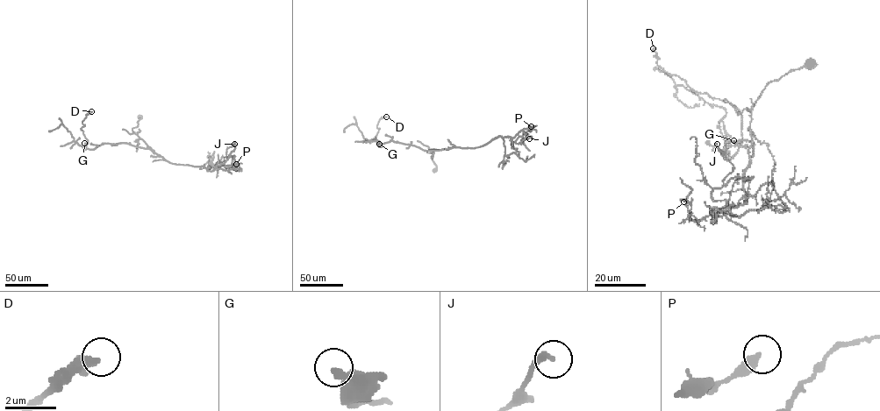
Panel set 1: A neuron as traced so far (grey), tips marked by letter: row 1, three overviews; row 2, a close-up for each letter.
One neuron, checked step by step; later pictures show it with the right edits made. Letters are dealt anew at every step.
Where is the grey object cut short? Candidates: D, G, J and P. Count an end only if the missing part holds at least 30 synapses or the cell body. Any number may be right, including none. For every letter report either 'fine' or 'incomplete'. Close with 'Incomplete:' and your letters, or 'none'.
D: fine
G: fine
J: fine
P: fine
Incomplete: none

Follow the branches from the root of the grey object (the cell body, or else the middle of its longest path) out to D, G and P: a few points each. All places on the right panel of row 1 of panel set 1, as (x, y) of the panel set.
D: (810, 64), (753, 107), (747, 166), (749, 141), (724, 152), (742, 142), (740, 111), (665, 72), (653, 48)
G: (810, 64), (770, 81), (753, 107), (748, 166), (753, 144), (730, 141), (730, 159), (733, 140)
P: (810, 64), (770, 81), (753, 107), (747, 203), (714, 209), (713, 223), (716, 212), (692, 220), (683, 201)

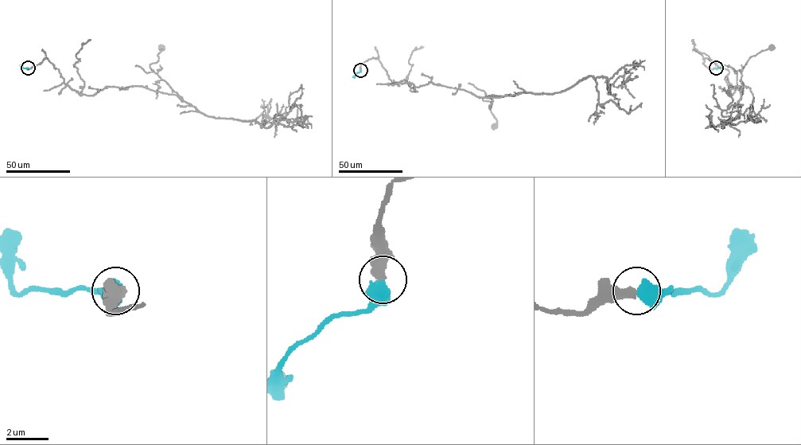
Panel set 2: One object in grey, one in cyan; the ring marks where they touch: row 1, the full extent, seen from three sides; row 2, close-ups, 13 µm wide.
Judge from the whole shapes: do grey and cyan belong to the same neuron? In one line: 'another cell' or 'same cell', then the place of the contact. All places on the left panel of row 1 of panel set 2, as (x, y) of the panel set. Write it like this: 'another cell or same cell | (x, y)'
same cell | (28, 68)

